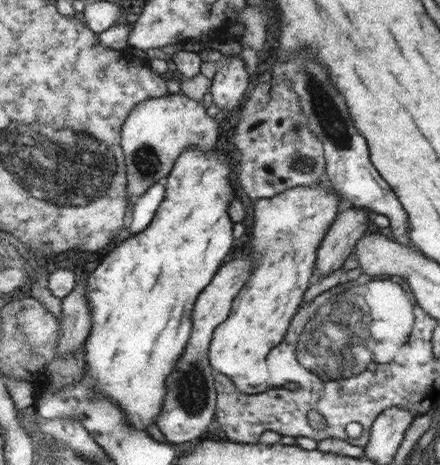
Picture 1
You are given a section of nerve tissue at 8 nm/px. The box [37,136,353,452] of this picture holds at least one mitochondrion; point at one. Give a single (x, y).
(192, 391)

